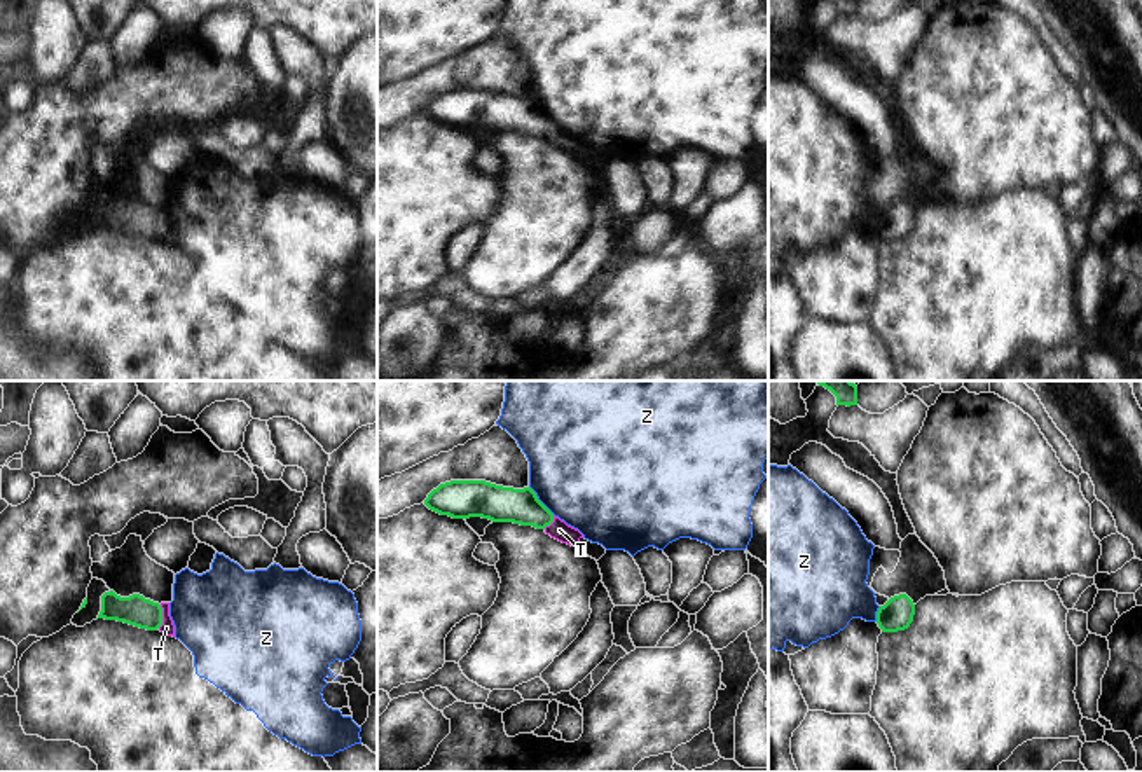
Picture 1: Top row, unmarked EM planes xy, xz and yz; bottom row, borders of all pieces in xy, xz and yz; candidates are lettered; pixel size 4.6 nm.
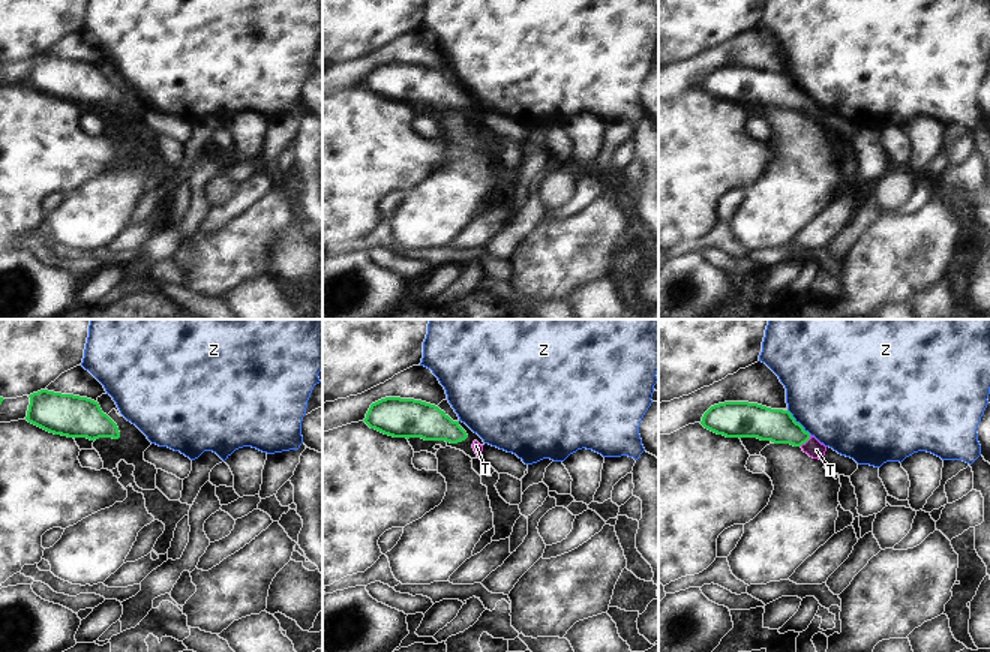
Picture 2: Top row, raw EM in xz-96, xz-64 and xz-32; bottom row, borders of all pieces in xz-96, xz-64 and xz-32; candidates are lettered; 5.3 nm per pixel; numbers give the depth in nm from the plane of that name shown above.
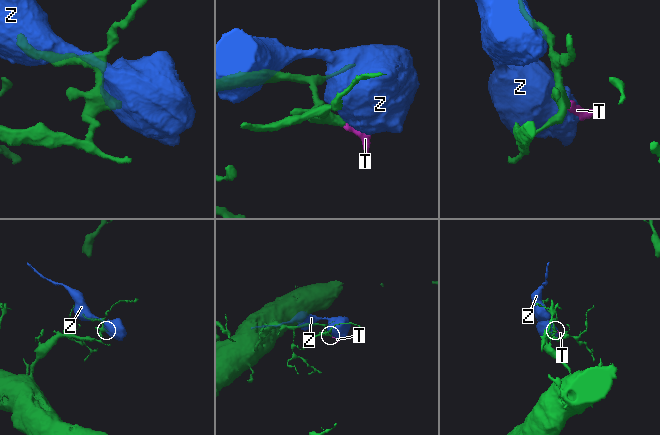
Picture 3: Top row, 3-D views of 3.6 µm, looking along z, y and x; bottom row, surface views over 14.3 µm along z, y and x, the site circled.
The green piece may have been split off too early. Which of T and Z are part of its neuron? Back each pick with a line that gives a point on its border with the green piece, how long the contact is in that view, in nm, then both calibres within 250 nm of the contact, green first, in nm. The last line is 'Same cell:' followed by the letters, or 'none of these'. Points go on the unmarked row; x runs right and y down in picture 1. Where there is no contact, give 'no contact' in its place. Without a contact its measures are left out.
T: contact xy (161, 226); length 110 nm; calibres 140 and 60 nm
Same cell: T

